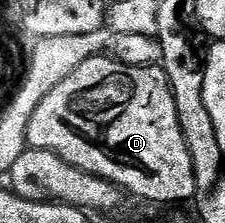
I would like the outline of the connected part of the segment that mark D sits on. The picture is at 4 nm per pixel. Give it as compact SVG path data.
M106 54L94 55L85 65L73 69L61 85L57 85L37 105L27 130L28 148L57 153L69 165L77 165L85 173L93 173L115 183L128 196L148 199L151 203L183 203L194 200L193 161L177 121L177 105L173 101L167 74L162 66L130 67L121 65Z

